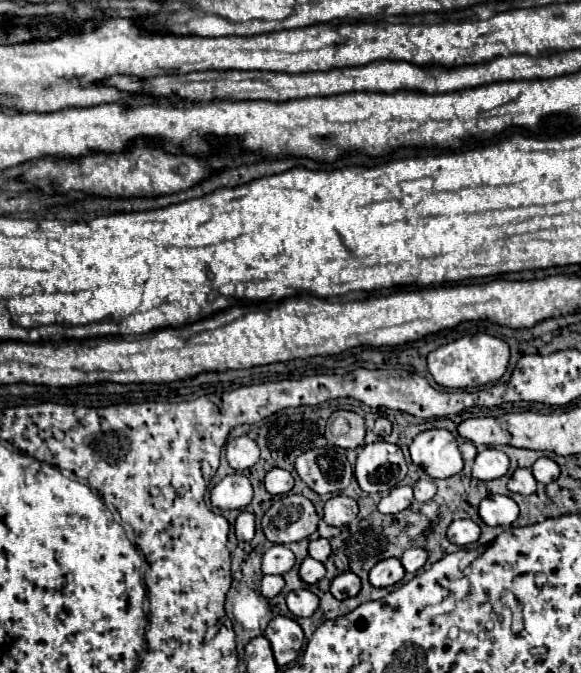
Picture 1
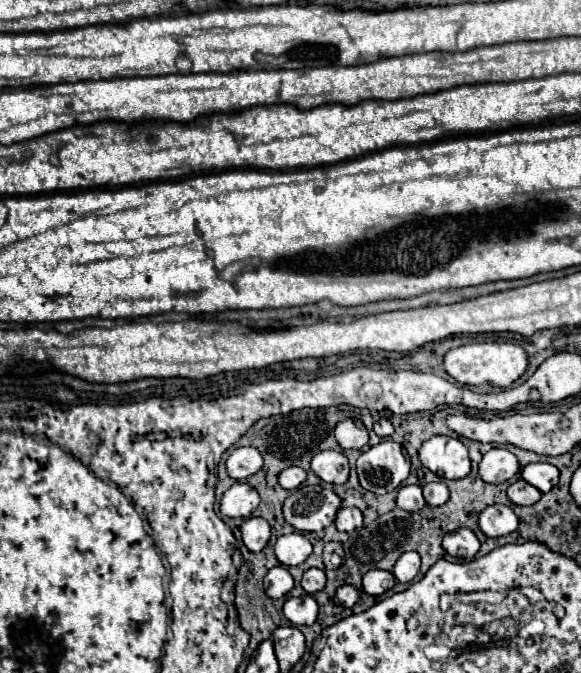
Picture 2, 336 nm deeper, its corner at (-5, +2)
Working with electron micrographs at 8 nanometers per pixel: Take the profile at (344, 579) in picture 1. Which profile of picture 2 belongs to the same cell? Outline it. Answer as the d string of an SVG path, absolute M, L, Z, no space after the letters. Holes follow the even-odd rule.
M343 585L335 593L335 603L343 607L353 607L357 599L359 599L359 591L353 585Z

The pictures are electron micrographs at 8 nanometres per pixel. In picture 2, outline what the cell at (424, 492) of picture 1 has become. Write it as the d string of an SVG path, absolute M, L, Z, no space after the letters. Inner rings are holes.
M443 481L427 483L427 485L423 485L423 497L425 497L427 505L437 507L437 505L443 505L449 499L449 489Z

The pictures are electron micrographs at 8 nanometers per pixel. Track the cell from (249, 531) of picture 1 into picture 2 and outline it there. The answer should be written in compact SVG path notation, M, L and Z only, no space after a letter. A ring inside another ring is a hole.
M251 517L241 525L241 535L243 535L243 543L249 551L261 551L269 537L271 537L271 527L263 517Z

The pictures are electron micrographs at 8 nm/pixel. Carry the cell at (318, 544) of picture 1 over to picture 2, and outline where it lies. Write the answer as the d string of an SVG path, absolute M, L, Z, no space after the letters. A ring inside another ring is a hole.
M331 541L323 547L323 563L325 569L337 569L343 561L343 547L337 541Z

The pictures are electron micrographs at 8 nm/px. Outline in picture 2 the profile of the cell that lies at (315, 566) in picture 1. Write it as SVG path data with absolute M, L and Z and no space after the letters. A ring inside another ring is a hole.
M309 569L309 571L305 571L305 575L303 575L303 579L301 579L301 587L309 593L309 595L313 595L313 593L317 593L317 591L321 591L323 587L325 587L325 571L321 571L321 569Z

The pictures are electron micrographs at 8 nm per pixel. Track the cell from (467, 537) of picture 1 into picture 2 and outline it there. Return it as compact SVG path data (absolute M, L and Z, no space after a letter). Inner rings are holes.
M457 529L443 537L443 549L453 557L471 561L479 551L479 539L471 529Z

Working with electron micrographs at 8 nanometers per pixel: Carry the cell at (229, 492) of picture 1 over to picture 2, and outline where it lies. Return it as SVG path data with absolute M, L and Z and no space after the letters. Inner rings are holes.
M235 483L235 485L231 485L223 493L221 515L247 519L259 507L259 503L261 503L259 493L255 493L255 489L251 489L251 485L247 485L247 483Z

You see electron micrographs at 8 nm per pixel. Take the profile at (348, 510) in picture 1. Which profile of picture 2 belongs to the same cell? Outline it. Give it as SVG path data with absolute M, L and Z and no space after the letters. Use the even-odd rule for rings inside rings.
M347 507L339 509L337 519L335 519L337 529L339 529L339 531L347 531L347 533L355 531L361 523L363 523L363 515L361 515L361 511L359 511L359 509L347 509Z

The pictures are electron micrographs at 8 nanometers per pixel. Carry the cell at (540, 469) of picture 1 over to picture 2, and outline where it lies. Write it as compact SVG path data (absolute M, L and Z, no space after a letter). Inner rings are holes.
M529 463L521 471L523 479L537 487L541 493L551 491L559 483L559 469L551 463Z

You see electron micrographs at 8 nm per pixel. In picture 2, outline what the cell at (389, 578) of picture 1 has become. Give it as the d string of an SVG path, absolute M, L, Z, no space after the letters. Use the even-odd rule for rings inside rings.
M371 569L363 575L363 589L369 595L383 595L395 585L395 575L383 569Z

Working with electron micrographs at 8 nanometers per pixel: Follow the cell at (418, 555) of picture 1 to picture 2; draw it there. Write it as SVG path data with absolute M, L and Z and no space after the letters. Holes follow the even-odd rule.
M407 551L403 553L397 563L395 563L395 569L393 569L393 575L397 581L401 583L409 583L417 573L419 573L419 567L421 567L421 557L419 553L415 551Z

